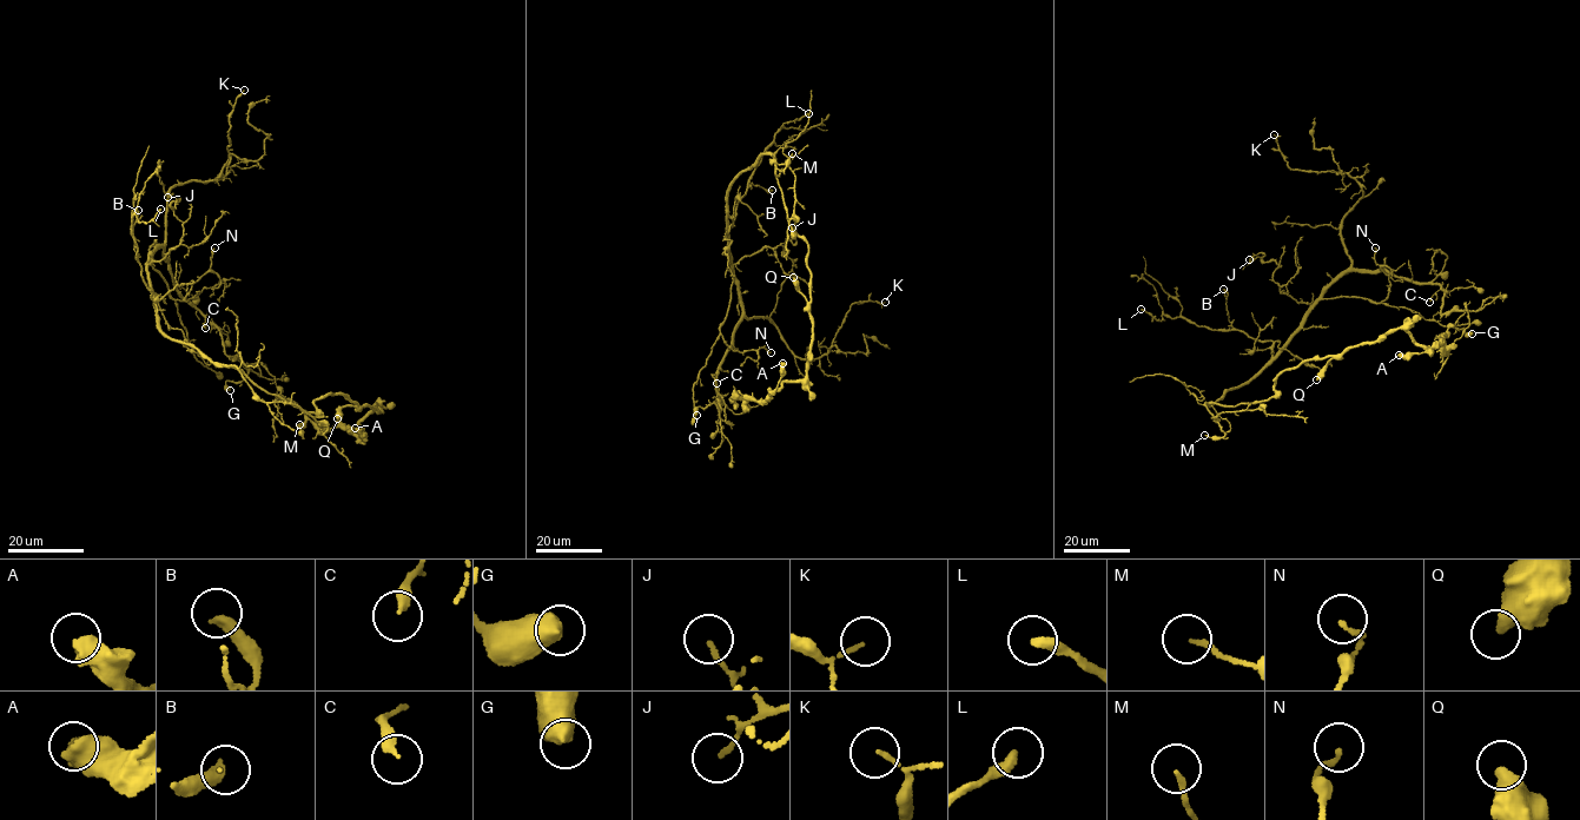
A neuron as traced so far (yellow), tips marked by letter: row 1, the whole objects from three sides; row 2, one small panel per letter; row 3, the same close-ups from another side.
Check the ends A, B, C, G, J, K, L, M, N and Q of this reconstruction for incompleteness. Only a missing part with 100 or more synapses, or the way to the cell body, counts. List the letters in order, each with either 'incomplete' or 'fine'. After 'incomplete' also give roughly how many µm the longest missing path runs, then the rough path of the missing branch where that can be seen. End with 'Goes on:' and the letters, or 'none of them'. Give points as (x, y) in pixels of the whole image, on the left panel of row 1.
A: fine
B: fine
C: fine
G: fine
J: fine
K: fine
L: fine
M: fine
N: fine
Q: fine
Goes on: none of them

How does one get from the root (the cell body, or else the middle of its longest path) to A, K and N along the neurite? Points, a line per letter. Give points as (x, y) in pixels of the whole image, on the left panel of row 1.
A: (176, 339), (304, 411), (317, 412), (313, 401), (330, 394), (377, 407), (361, 418), (362, 437), (355, 428)
K: (176, 339), (156, 318), (147, 264), (165, 242), (169, 190), (217, 178), (226, 165), (230, 114), (244, 90)
N: (176, 339), (163, 331), (156, 318), (147, 264), (164, 277), (172, 298), (180, 301), (210, 269), (215, 248)

